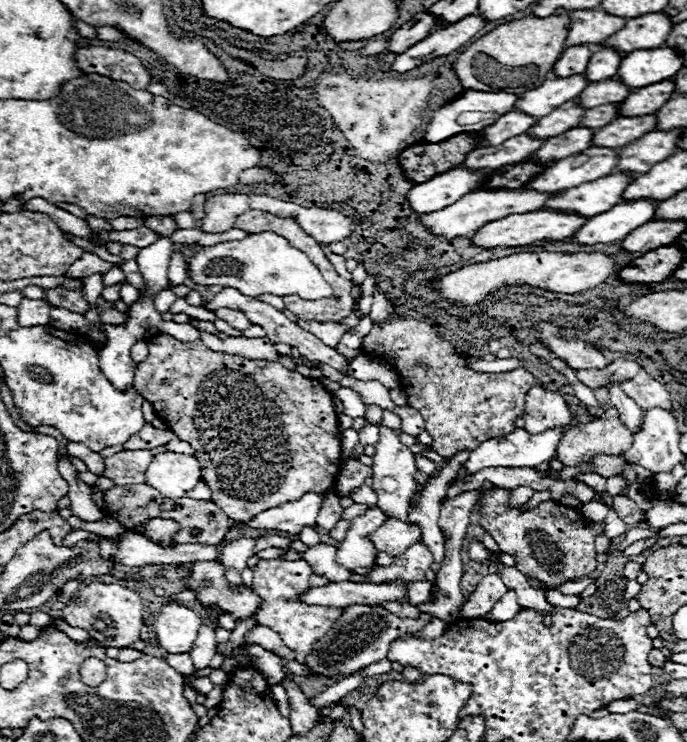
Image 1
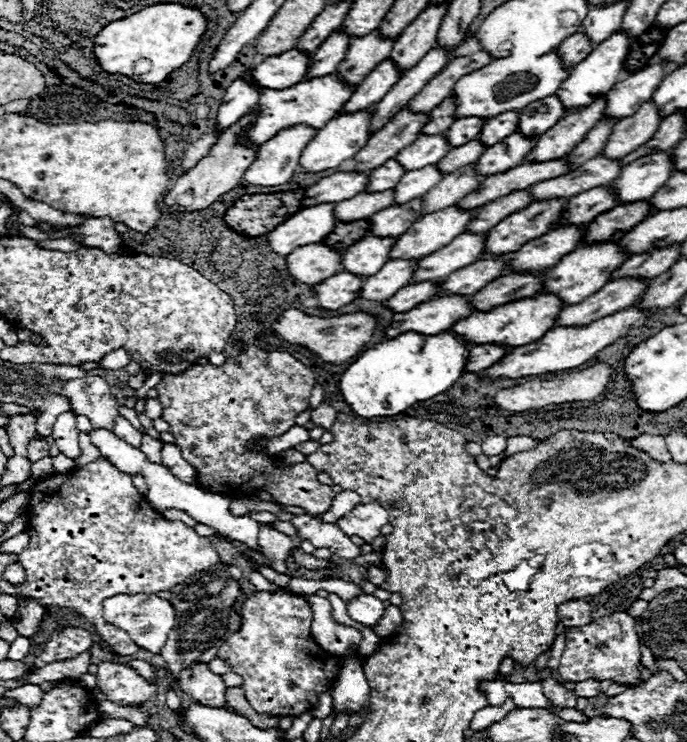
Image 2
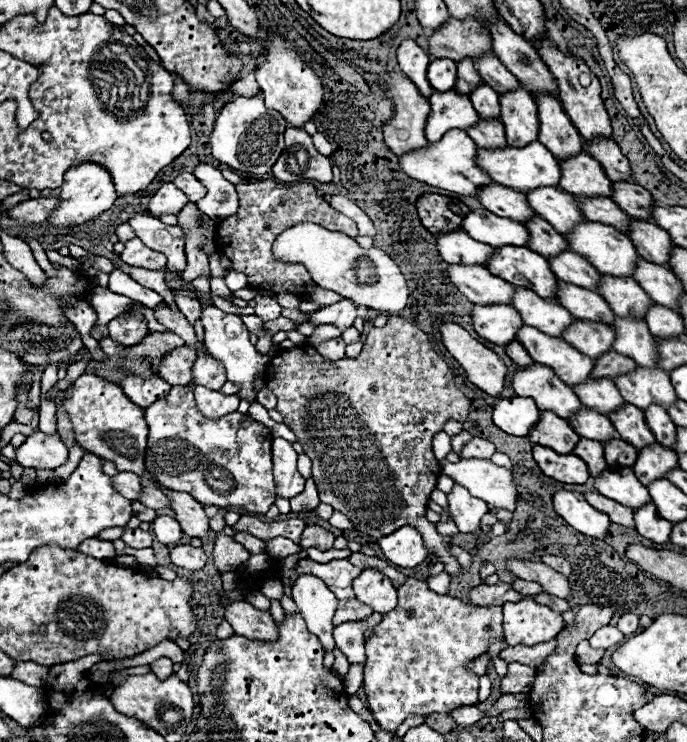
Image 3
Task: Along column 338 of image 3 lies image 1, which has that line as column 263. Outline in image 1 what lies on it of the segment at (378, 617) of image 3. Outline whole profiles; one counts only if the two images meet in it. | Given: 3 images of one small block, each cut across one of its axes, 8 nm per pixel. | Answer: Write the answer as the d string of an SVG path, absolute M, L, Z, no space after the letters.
M256 624L252 630L246 632L244 640L246 640L246 642L252 642L252 644L258 644L258 646L262 646L264 650L274 652L276 656L280 656L280 658L284 658L285 660L296 659L294 652L292 652L290 648L286 648L284 642L280 640L280 636L278 636L272 628L268 628L268 626Z

